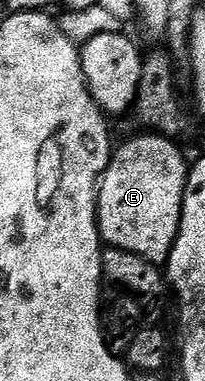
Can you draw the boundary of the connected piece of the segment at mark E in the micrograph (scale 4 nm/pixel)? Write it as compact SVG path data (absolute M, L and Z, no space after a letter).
M141 132L110 155L110 163L98 184L98 233L107 247L127 250L155 264L165 263L180 228L182 201L186 191L188 161L177 141L161 134Z

